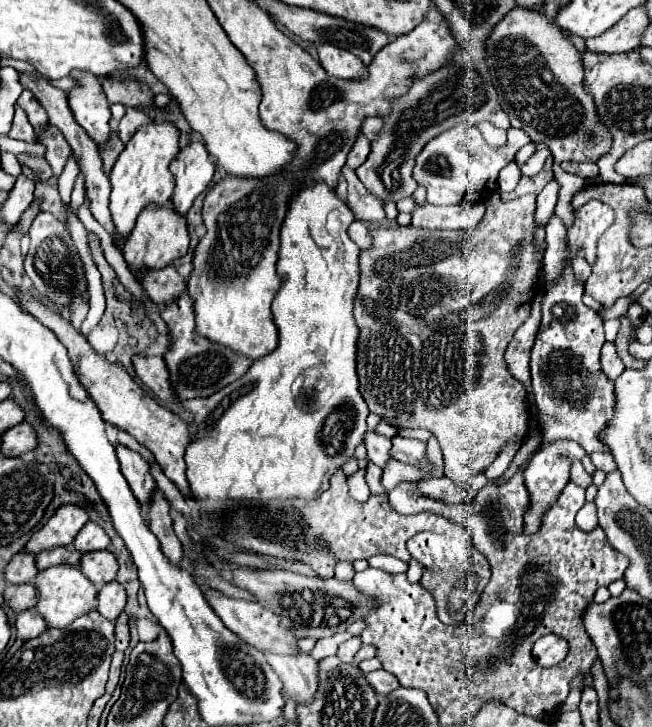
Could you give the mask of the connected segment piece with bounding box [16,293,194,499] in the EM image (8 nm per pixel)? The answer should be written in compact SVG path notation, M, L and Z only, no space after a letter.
M16 293L20 303L48 329L52 329L56 333L56 337L62 341L62 345L68 349L68 357L74 365L74 371L80 379L80 383L86 387L86 391L90 393L90 397L94 399L94 403L98 405L102 419L132 433L138 443L142 443L146 449L152 451L152 455L156 457L156 461L160 463L164 475L188 497L192 499L194 495L190 495L190 483L186 479L186 463L184 463L184 453L188 443L192 443L194 435L190 433L190 425L174 415L172 411L168 411L166 407L158 405L150 395L146 395L140 385L120 367L114 363L108 363L106 357L98 357L94 353L94 349L90 347L90 343L80 335L80 331L76 331L60 313L46 309L42 303L38 303L34 297L30 297L28 293Z

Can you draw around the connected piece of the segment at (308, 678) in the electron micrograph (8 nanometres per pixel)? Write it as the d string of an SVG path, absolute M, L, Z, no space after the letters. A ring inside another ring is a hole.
M272 651L264 653L274 673L282 679L286 693L296 703L306 703L314 697L314 691L318 689L318 677L316 669L318 663L306 653L300 655L274 655Z

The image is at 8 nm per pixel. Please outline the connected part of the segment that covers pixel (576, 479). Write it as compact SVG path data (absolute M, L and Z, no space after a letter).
M574 461L574 463L572 463L572 469L570 469L570 481L576 483L578 487L588 487L588 485L592 485L592 477L584 471L584 467L582 467L580 461Z

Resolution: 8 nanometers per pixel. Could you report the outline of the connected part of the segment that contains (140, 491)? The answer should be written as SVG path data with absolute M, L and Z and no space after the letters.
M116 445L116 455L118 455L122 473L124 473L126 481L128 481L128 485L130 485L132 493L142 503L142 513L146 517L146 507L144 505L148 503L152 491L156 489L154 477L150 475L150 465L140 453L132 451L126 445Z

